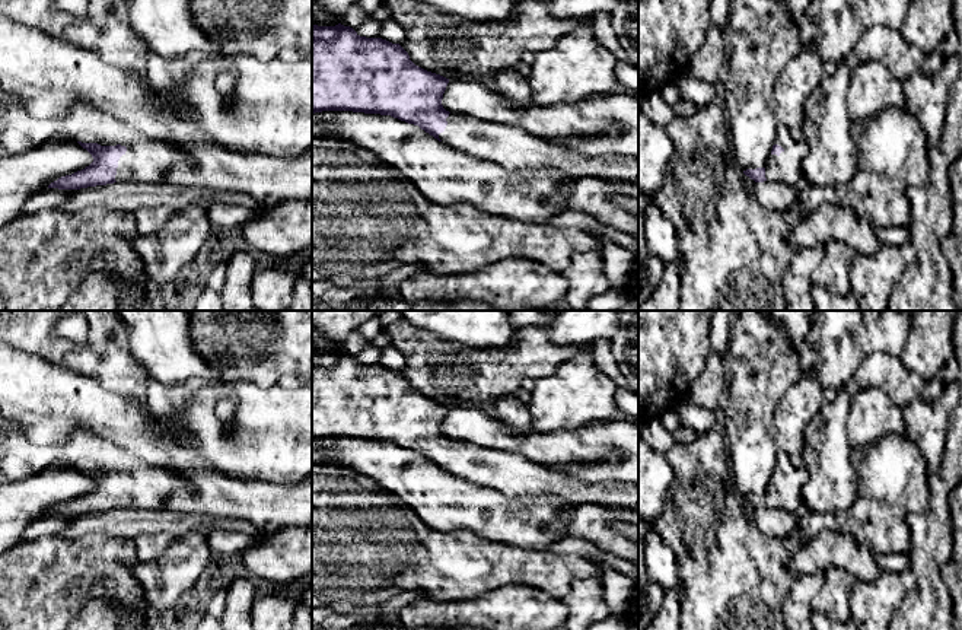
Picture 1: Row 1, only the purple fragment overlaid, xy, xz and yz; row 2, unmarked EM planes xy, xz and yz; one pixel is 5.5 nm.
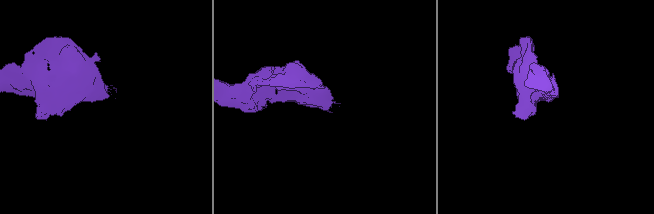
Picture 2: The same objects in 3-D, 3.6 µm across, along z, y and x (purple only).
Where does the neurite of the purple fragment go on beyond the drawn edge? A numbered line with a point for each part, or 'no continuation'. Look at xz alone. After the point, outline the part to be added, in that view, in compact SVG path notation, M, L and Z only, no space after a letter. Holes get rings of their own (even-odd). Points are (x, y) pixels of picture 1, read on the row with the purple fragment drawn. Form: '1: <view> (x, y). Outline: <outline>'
1: xz (512, 148). Outline: M449 114L439 139L469 156L490 160L506 171L520 168L555 168L574 178L602 179L638 185L638 158L606 153L587 156L582 152L545 141L517 127Z

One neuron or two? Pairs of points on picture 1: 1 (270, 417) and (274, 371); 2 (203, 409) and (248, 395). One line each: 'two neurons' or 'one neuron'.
1: two neurons
2: one neuron

